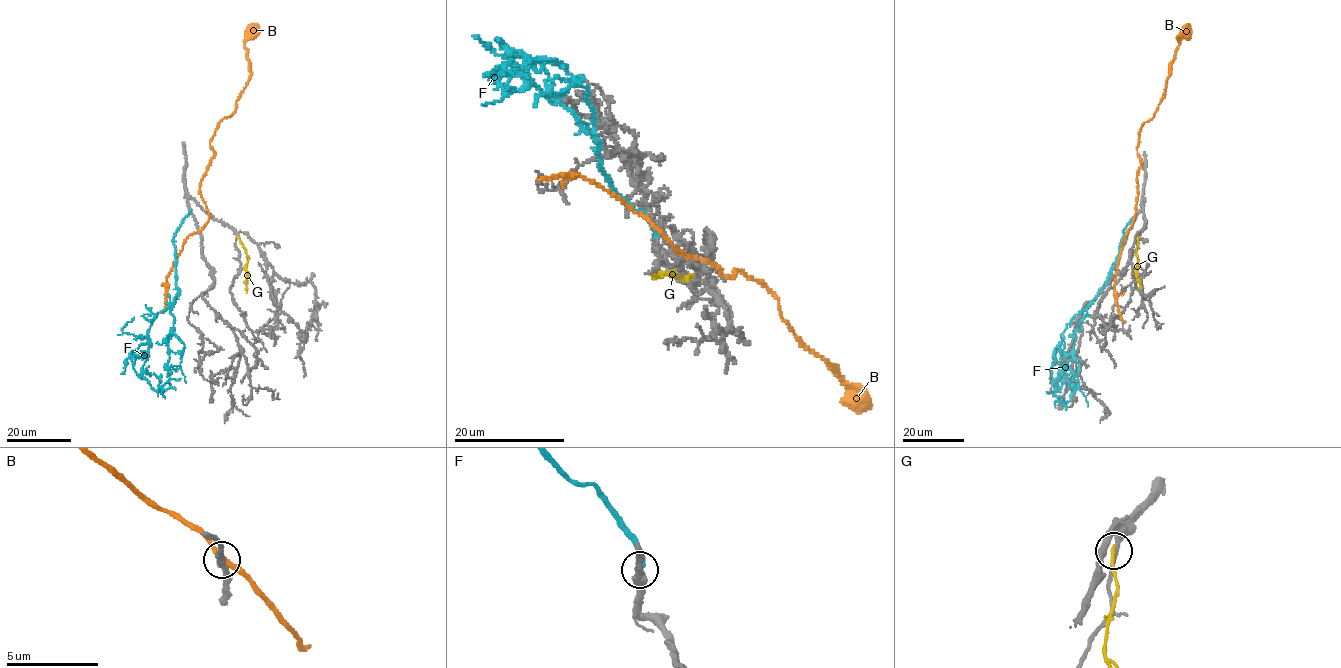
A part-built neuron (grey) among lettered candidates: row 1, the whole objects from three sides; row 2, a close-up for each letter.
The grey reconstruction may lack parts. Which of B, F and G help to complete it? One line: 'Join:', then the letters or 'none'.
Join: F

